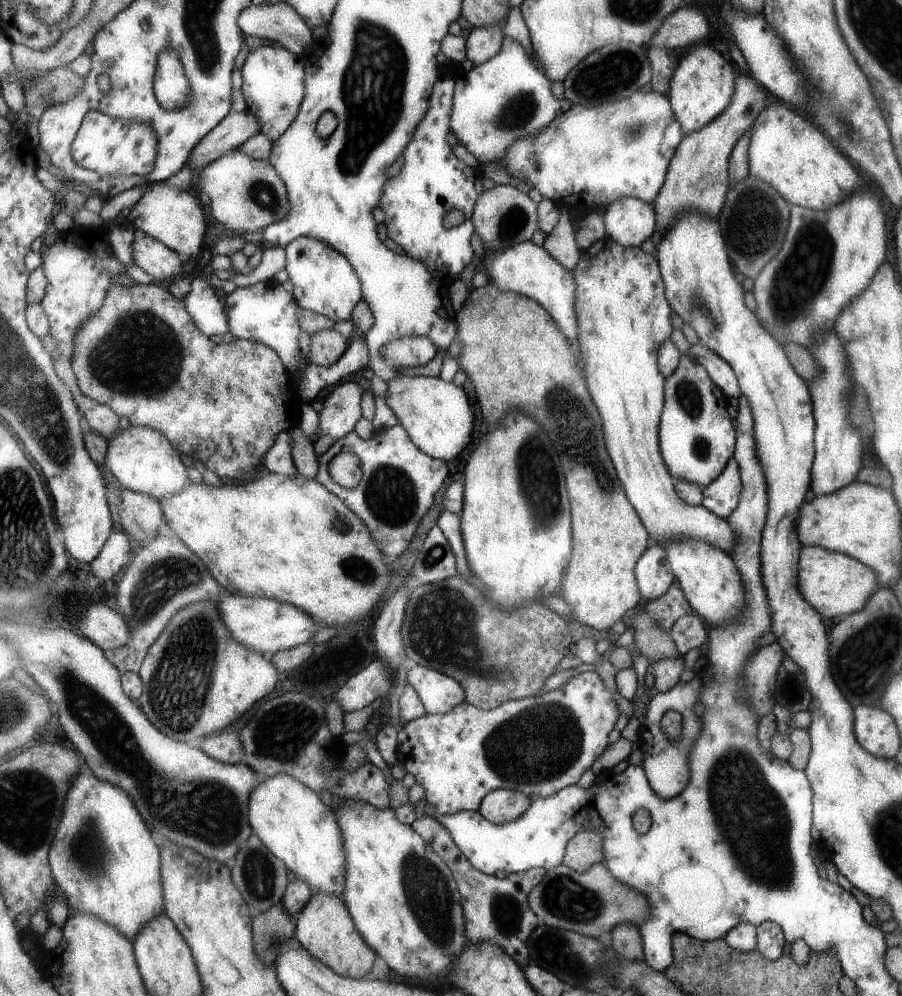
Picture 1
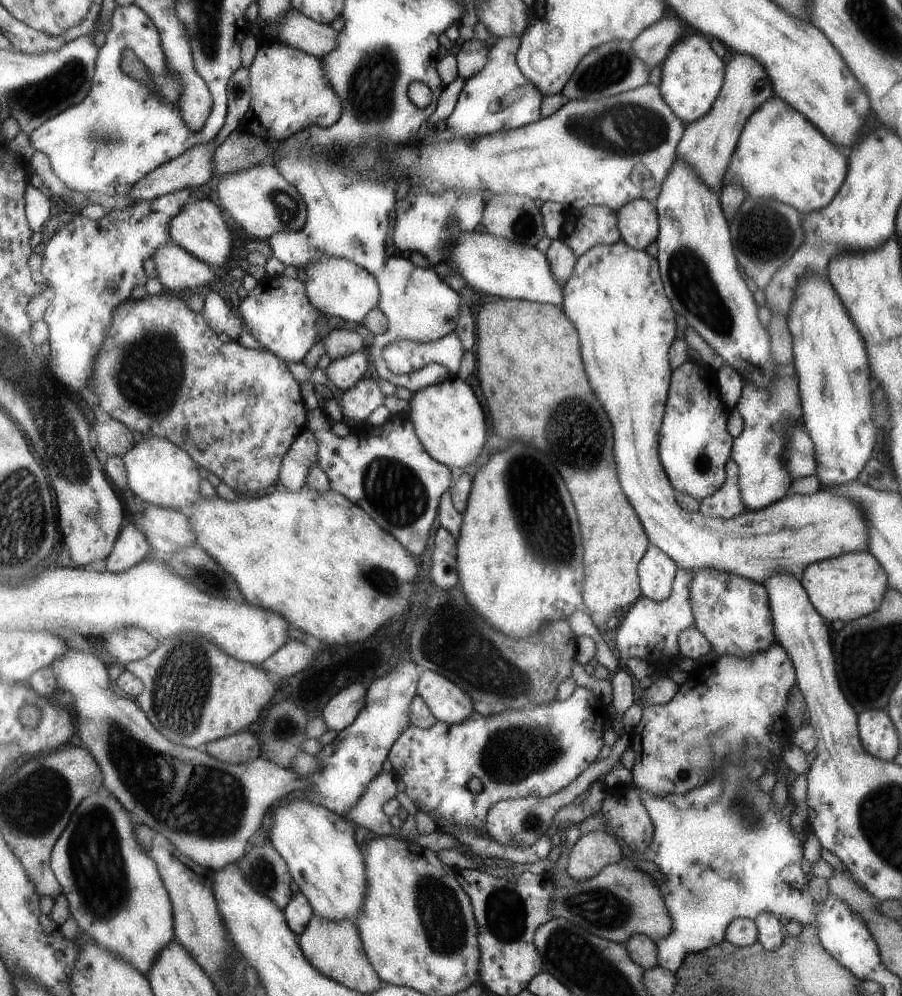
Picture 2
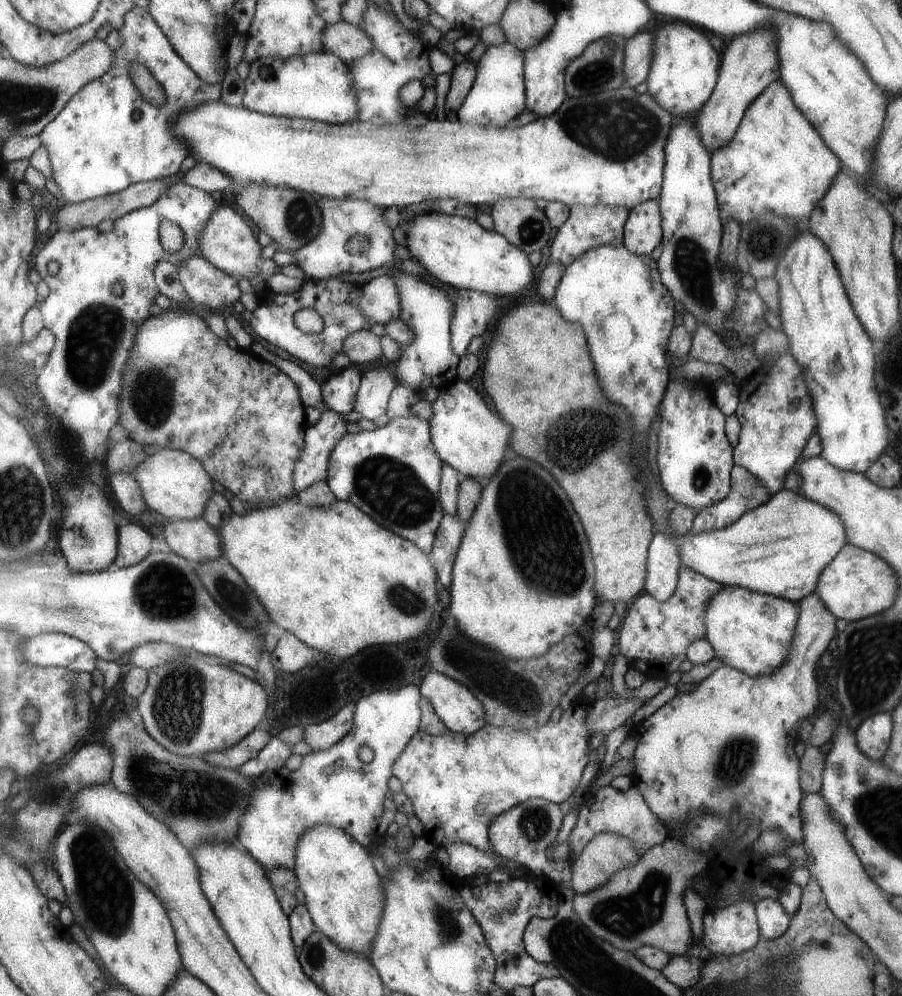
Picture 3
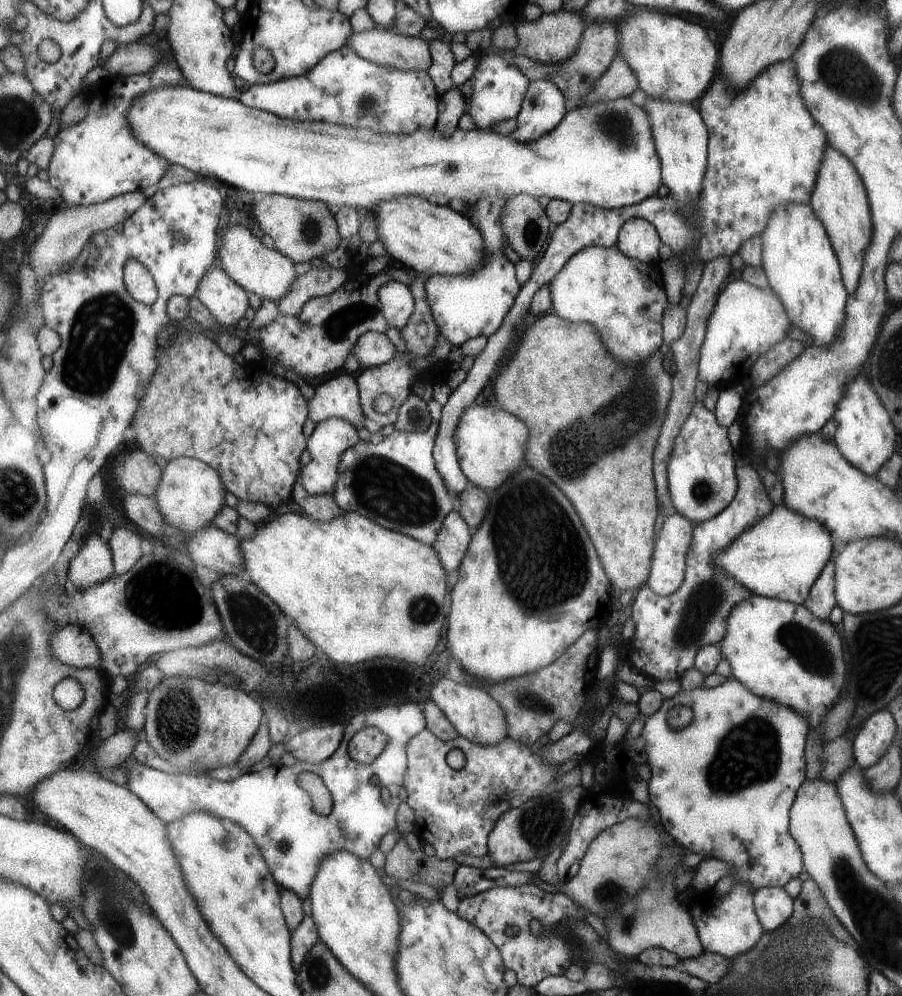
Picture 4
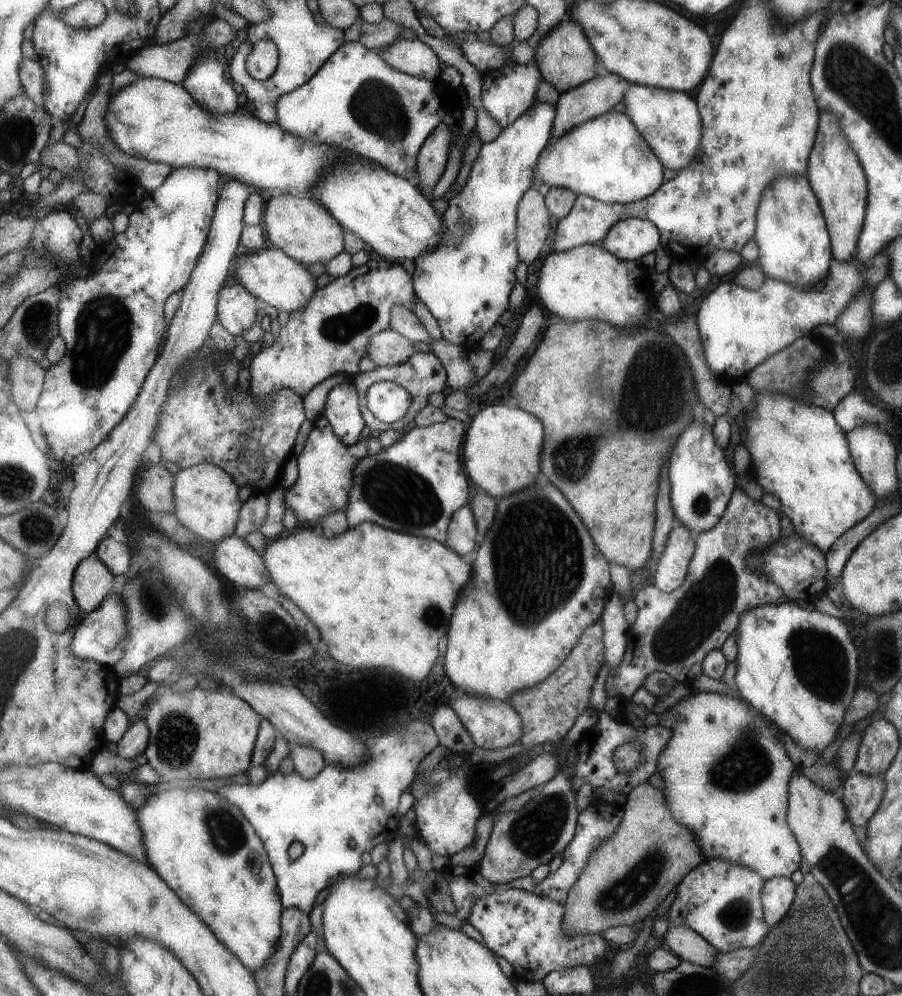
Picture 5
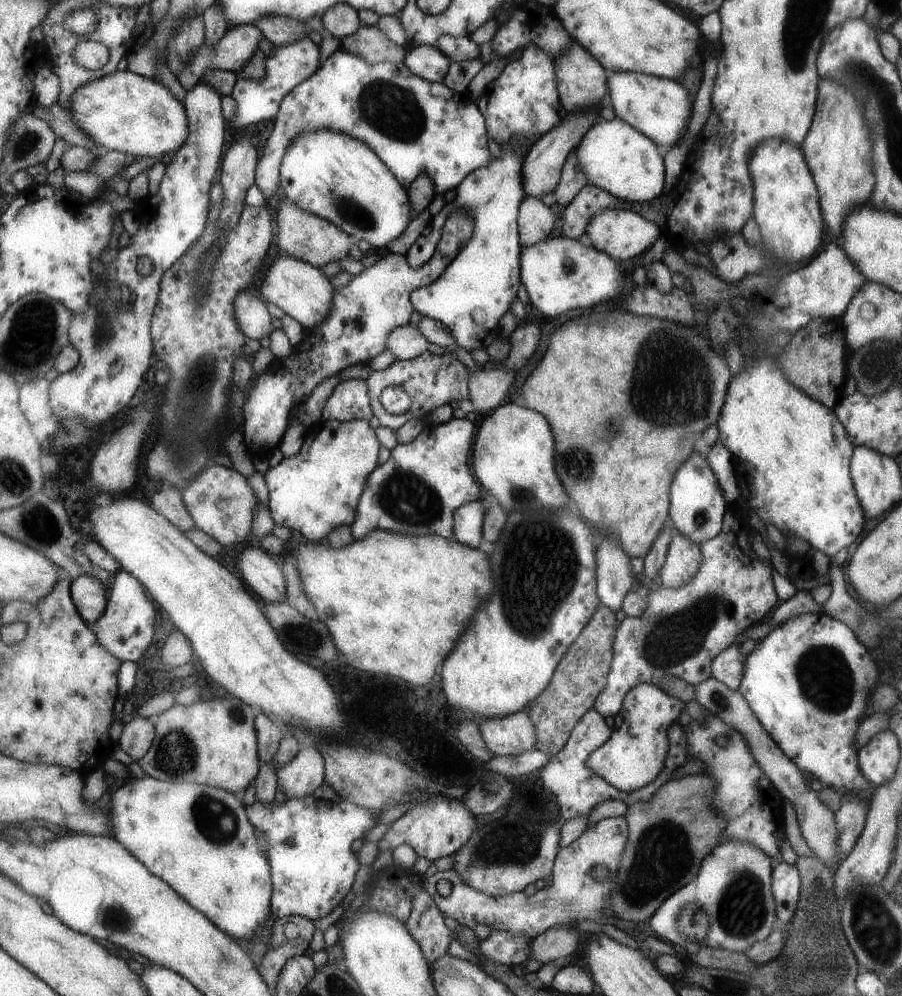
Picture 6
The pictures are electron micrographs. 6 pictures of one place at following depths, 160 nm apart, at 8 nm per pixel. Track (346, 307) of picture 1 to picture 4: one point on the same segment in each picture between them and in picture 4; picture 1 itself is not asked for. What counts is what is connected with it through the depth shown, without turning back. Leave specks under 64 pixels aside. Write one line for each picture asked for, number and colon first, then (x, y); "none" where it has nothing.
2: (339, 287)
3: (382, 302)
4: (399, 304)

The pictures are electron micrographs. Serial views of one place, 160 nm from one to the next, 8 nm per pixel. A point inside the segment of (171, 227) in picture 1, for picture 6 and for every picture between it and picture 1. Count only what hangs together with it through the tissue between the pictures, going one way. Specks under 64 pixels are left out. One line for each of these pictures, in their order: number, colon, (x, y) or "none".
2: (202, 228)
3: (228, 242)
4: (267, 272)
5: (283, 282)
6: (301, 290)

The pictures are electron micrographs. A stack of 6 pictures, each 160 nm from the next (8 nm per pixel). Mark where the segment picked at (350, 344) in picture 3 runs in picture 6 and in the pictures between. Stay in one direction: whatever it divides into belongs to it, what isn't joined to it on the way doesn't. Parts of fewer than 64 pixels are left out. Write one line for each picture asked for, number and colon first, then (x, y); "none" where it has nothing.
4: (374, 349)
5: (390, 347)
6: (407, 342)

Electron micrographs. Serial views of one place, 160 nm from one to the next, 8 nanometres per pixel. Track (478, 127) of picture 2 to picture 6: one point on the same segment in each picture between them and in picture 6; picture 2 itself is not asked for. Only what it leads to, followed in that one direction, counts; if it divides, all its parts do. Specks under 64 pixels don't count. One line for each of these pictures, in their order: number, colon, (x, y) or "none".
3: (498, 95)
4: (500, 87)
5: (509, 92)
6: (524, 99)

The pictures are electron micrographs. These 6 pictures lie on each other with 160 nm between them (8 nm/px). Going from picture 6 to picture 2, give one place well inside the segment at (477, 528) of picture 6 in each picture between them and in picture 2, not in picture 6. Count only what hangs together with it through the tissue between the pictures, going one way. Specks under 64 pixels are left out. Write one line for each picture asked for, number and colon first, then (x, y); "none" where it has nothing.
2: (444, 573)
3: (450, 532)
4: (454, 538)
5: (463, 535)

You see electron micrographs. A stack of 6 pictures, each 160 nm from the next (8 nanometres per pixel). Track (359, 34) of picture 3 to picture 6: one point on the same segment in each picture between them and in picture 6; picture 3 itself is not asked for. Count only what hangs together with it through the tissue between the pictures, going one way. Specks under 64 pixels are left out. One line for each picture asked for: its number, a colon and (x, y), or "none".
4: (382, 46)
5: (413, 56)
6: (430, 62)

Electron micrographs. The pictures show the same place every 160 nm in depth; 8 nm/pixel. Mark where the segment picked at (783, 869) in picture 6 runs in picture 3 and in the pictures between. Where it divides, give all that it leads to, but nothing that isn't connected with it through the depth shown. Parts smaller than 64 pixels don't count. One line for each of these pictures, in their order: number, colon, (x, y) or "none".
3: (772, 921)
4: (773, 905)
5: (778, 893)

